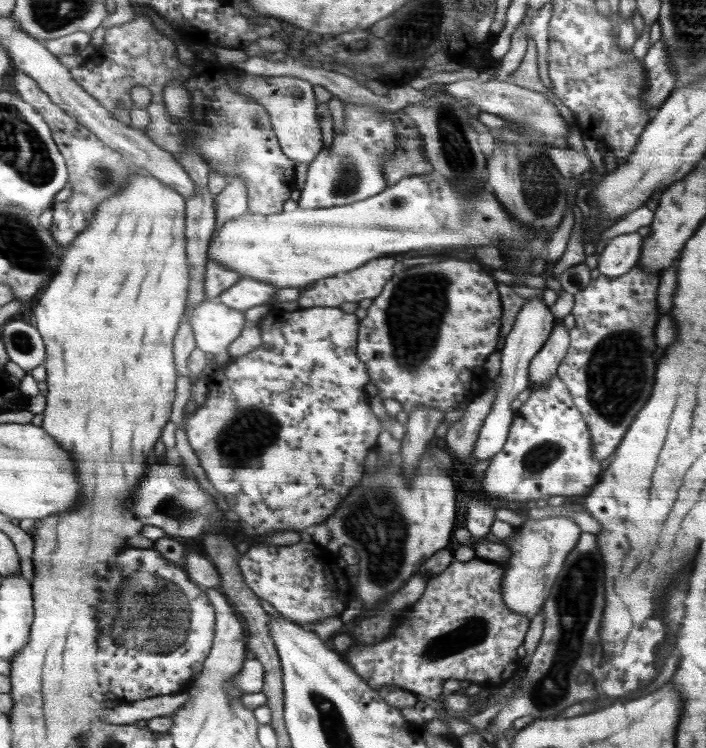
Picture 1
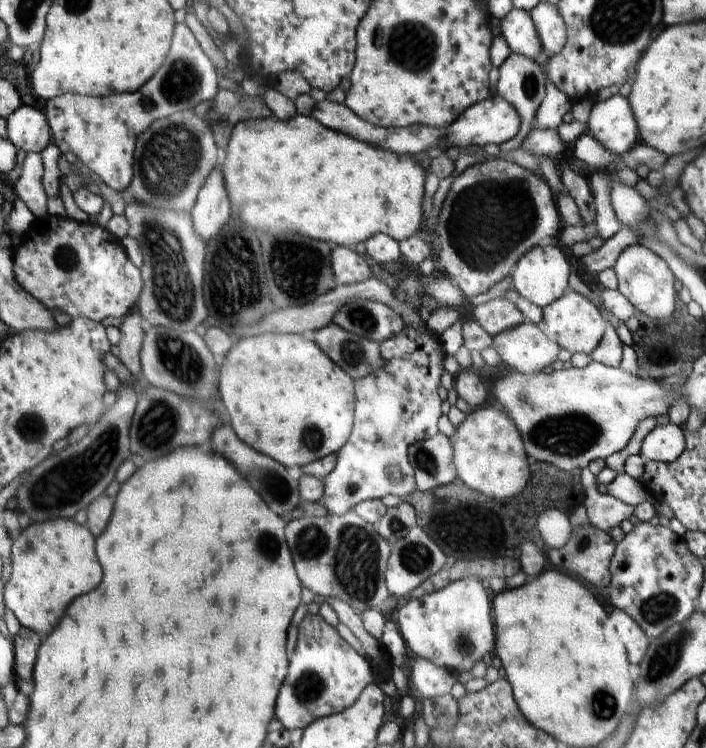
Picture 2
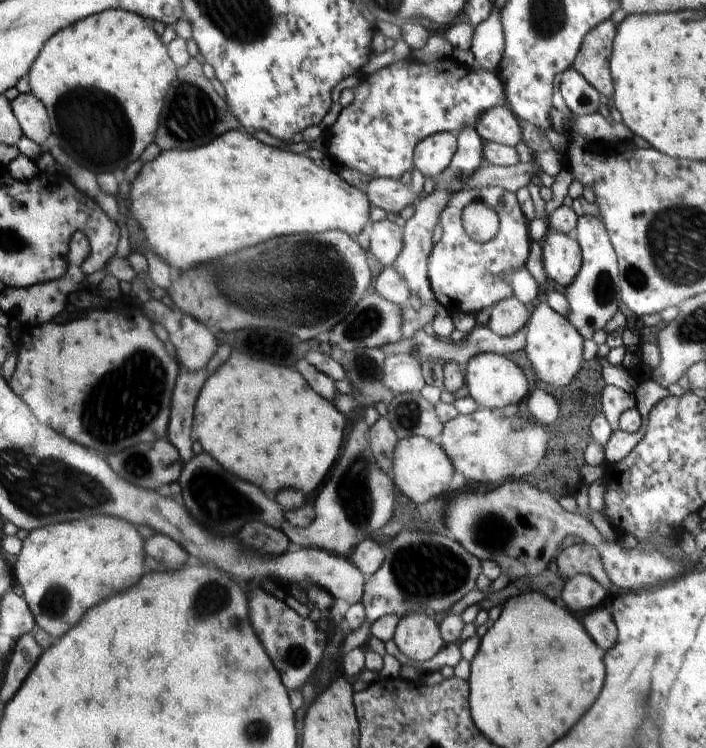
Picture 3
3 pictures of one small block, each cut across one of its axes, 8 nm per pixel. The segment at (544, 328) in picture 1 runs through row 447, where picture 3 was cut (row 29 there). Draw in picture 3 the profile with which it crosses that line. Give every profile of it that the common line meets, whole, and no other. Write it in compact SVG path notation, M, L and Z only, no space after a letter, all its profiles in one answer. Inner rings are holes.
M498 9L490 13L488 20L474 27L469 49L474 56L475 66L497 72L504 52L504 31Z

